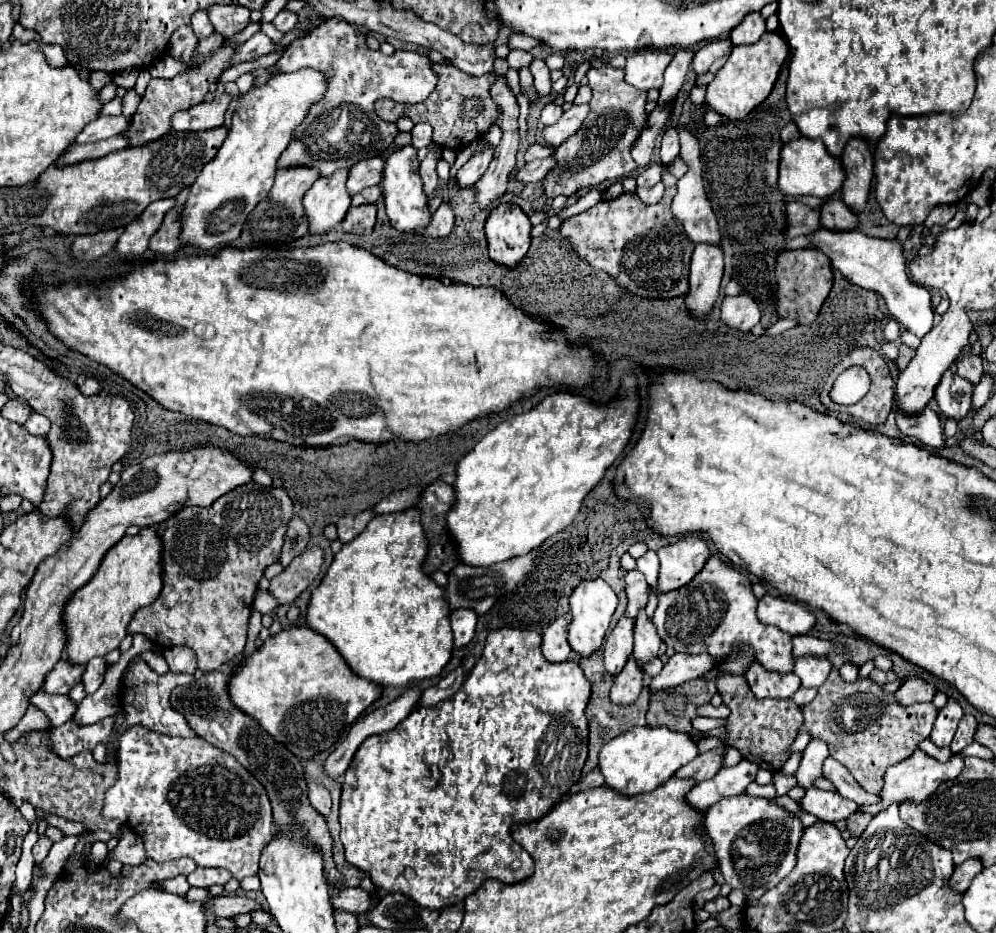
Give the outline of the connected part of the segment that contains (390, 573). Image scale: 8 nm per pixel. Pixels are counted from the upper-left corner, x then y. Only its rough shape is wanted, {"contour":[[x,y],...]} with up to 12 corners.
{"contour":[[416,507],[334,555],[306,613],[356,675],[438,677],[454,637]]}

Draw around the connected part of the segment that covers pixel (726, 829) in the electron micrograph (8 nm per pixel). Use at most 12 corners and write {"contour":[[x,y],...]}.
{"contour":[[742,793],[708,809],[726,883],[760,899],[794,869],[804,825]]}

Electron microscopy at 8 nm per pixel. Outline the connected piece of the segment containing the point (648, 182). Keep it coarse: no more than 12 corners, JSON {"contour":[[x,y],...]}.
{"contour":[[648,165],[636,175],[640,187],[660,181],[662,165]]}

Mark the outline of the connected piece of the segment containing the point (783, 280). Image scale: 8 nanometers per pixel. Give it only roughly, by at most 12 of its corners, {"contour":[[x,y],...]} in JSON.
{"contour":[[818,249],[778,255],[780,317],[816,321],[832,289]]}

